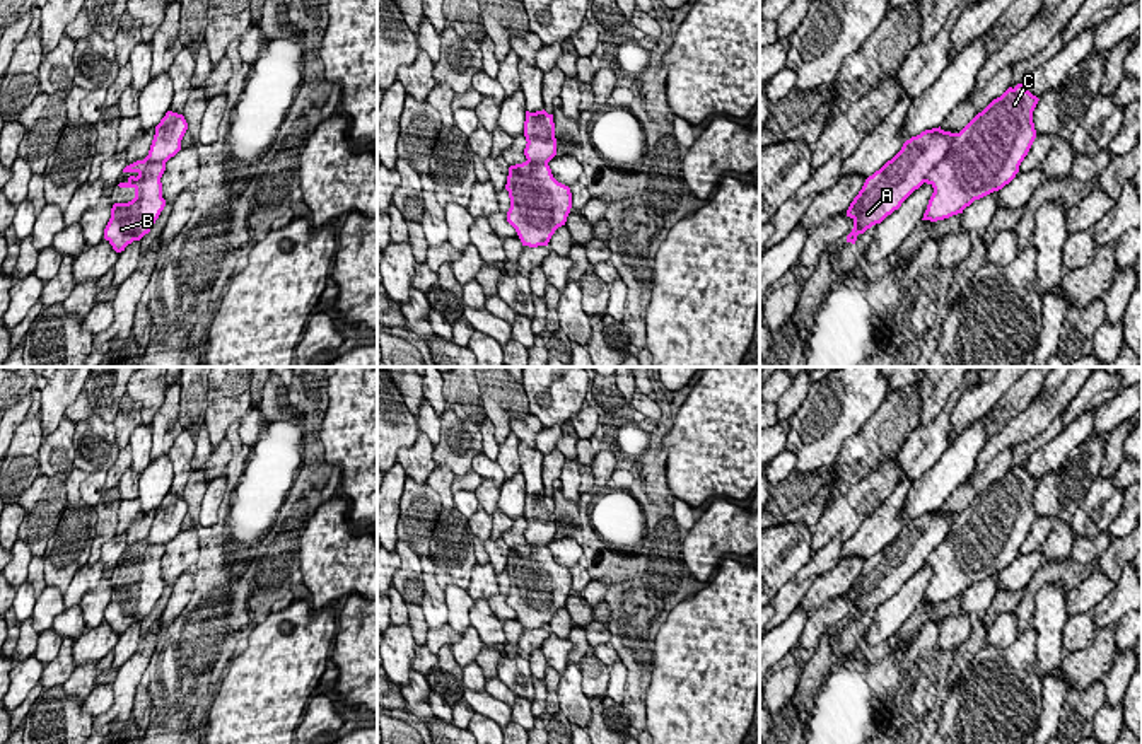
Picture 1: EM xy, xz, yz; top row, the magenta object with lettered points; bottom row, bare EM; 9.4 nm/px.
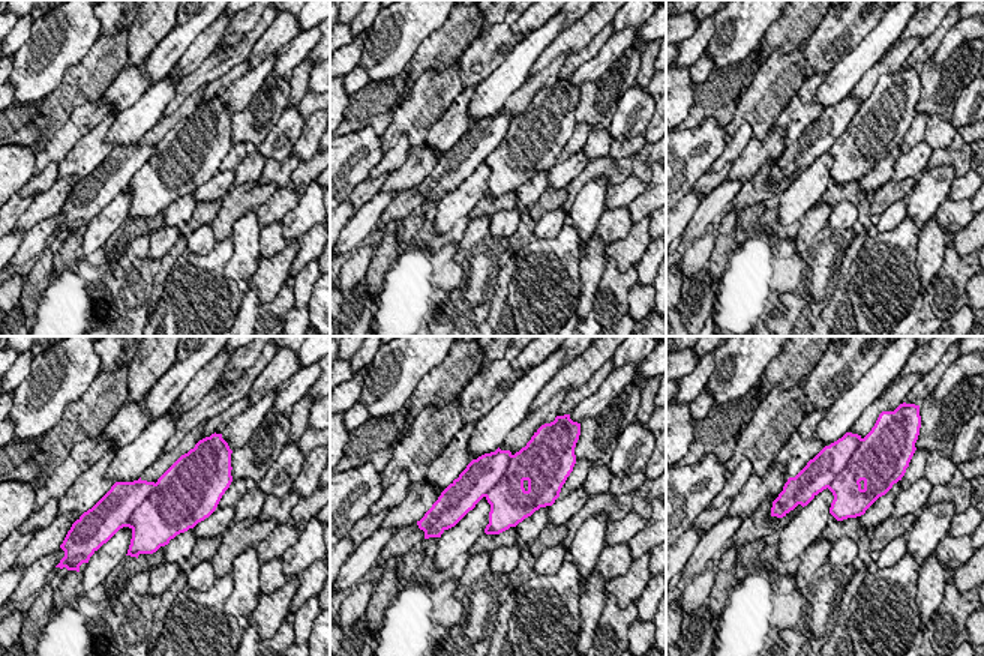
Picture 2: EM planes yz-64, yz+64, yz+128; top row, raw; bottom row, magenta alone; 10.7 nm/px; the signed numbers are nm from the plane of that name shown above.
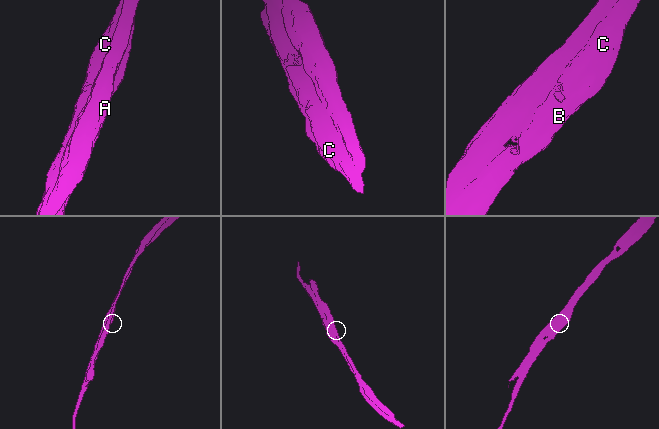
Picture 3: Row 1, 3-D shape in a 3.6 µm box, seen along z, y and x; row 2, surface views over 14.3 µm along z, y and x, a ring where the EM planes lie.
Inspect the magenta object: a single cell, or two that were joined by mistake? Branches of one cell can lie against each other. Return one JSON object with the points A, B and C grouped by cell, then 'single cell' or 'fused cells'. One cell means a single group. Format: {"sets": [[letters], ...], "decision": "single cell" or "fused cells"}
{"sets": [["A"], ["B", "C"]], "decision": "fused cells"}

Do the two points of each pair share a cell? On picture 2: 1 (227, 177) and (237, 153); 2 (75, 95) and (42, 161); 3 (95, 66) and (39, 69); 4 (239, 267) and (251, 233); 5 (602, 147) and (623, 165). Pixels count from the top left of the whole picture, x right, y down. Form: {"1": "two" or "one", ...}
{"1": "two", "2": "two", "3": "two", "4": "one", "5": "two"}

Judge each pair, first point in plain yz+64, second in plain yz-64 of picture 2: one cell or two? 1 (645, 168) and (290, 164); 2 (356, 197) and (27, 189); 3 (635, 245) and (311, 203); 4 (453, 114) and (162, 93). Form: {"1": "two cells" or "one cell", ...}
{"1": "two cells", "2": "two cells", "3": "two cells", "4": "two cells"}

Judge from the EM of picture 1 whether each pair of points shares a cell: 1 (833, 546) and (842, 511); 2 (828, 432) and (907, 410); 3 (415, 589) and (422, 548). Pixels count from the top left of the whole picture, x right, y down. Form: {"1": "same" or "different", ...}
{"1": "different", "2": "different", "3": "different"}

